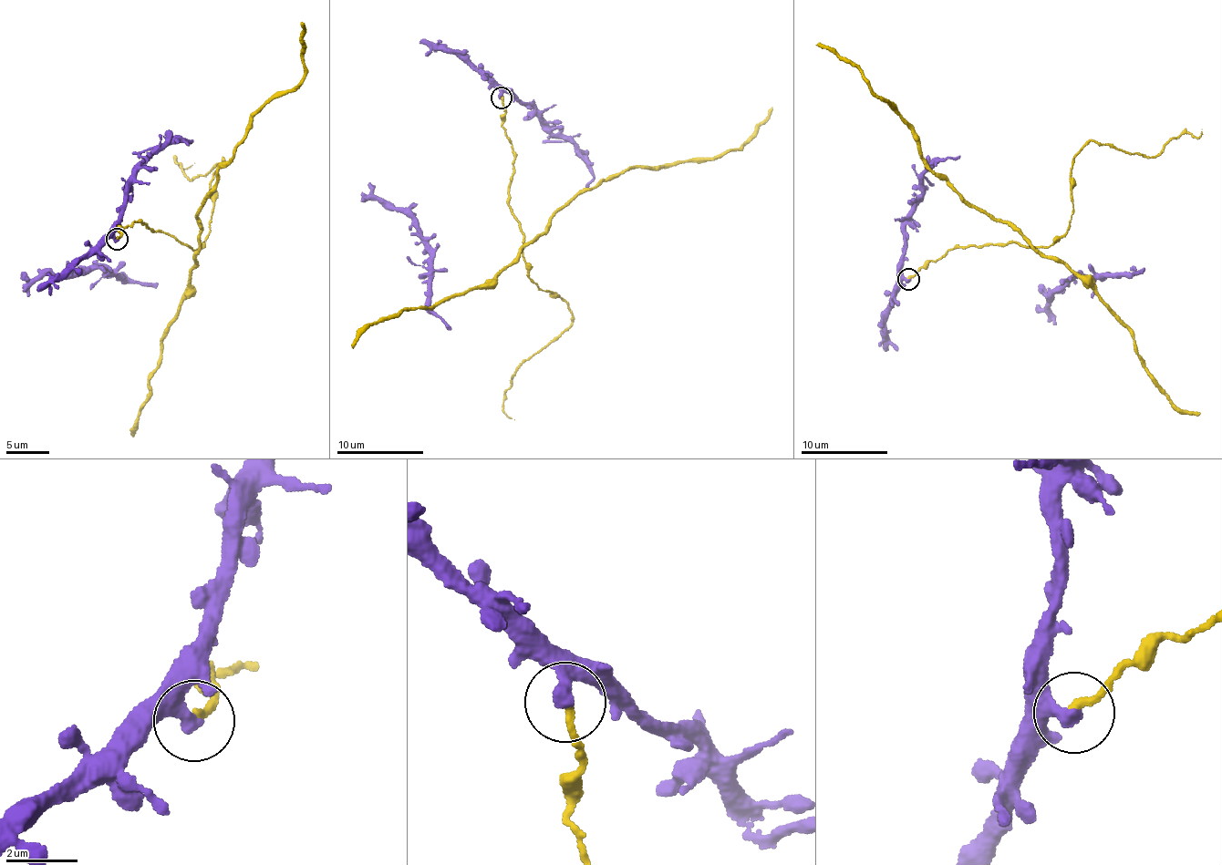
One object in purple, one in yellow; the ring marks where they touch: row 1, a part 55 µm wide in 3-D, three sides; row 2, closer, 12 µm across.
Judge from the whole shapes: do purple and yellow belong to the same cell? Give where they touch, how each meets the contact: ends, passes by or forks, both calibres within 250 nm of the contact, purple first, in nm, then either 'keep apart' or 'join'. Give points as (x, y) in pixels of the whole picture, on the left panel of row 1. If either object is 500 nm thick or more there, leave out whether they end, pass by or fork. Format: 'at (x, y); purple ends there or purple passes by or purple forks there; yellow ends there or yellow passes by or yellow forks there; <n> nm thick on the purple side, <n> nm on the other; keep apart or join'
at (117, 239); purple ends there; yellow ends there; 360 nm thick on the purple side, 190 nm on the other; keep apart

